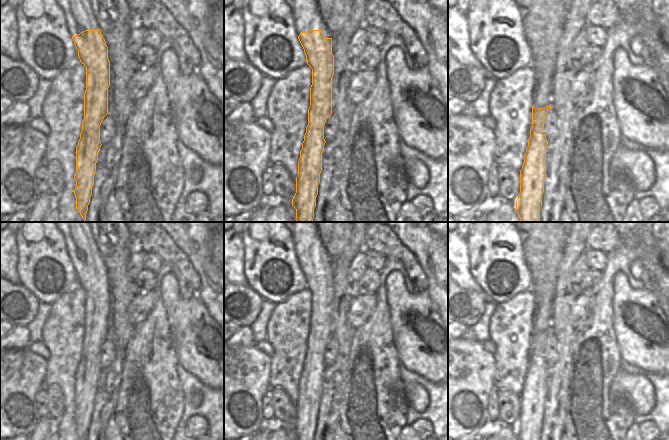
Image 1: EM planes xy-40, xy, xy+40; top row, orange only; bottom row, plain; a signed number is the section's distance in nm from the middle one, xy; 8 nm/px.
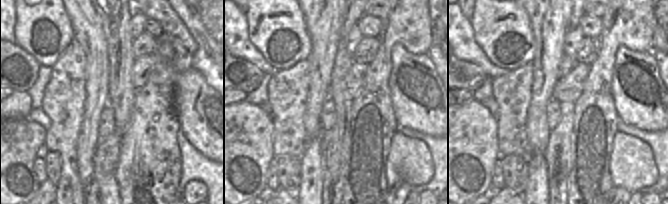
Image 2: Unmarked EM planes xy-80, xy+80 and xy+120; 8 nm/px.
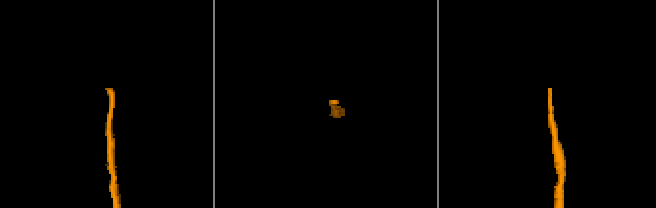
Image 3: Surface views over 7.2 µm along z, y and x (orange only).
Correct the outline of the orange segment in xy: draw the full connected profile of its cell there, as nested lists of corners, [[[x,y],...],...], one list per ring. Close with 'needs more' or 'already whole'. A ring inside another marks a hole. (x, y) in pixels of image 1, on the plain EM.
[[[316,222],[283,223],[292,235],[298,263],[312,293],[308,349],[298,385],[292,430],[296,433],[296,440],[314,440],[326,367],[324,349],[332,338],[332,262],[322,245]]]; needs more

